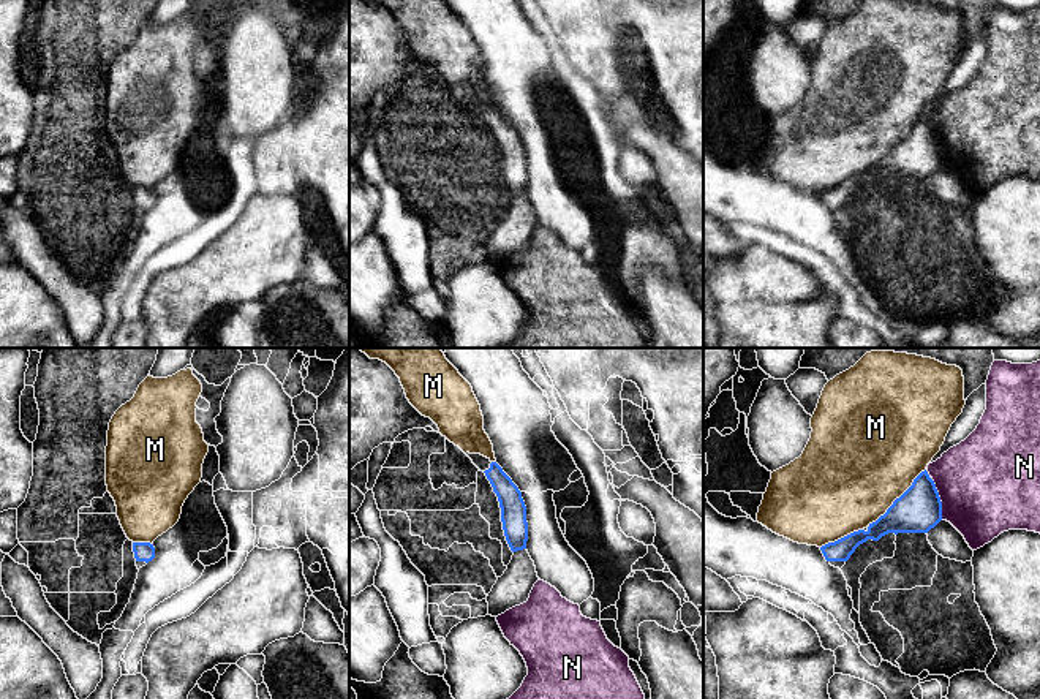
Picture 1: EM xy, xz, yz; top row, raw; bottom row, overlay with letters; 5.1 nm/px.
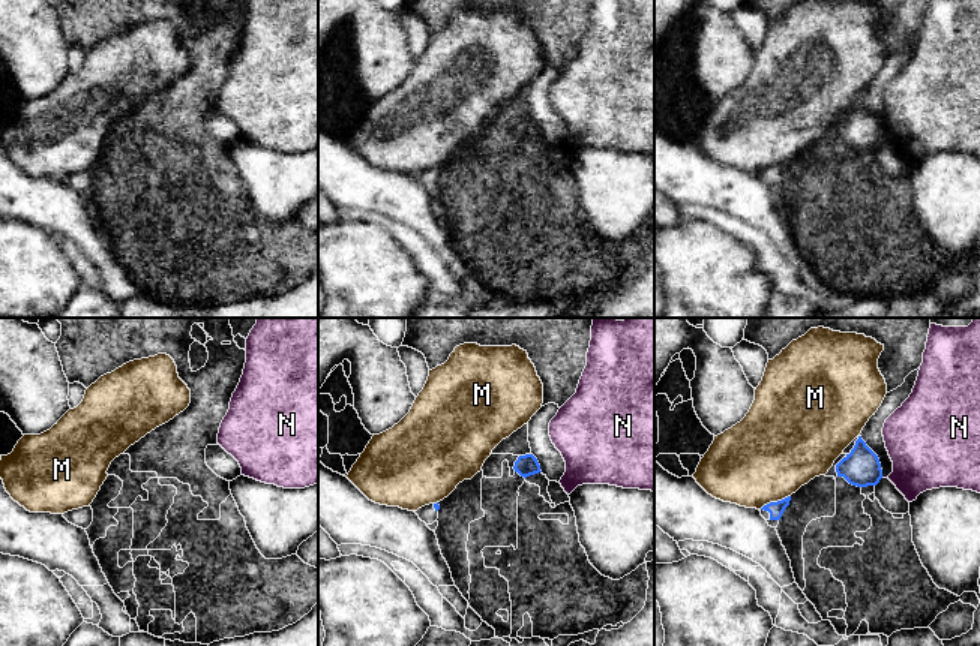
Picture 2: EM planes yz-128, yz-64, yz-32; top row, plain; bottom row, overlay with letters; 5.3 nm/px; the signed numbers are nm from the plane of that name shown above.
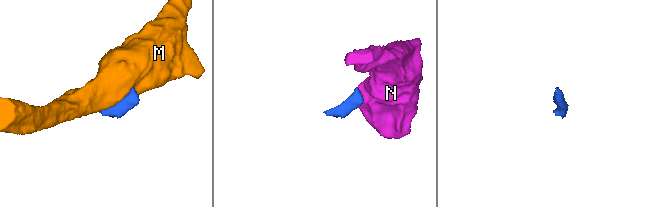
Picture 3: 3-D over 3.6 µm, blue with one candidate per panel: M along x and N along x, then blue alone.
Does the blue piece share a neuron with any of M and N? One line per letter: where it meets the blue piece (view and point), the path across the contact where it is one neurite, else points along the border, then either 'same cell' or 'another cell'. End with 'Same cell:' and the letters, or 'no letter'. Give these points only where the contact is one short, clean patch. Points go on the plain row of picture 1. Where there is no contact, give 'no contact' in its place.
M: meets blue in yz at (896, 144); another cell
N: meets blue in yz at (939, 146); border along yz (931, 125), (941, 147), (942, 165); another cell
Same cell: no letter

